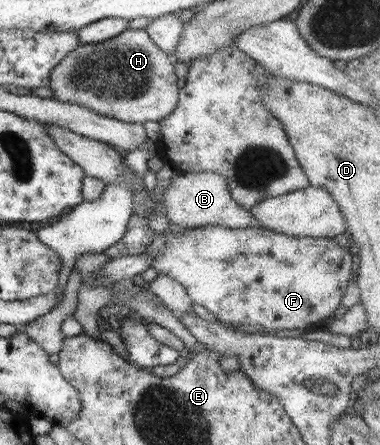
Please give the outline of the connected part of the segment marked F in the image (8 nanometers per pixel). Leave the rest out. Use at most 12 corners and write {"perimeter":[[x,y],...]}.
{"perimeter":[[260,226],[142,253],[217,322],[324,325],[354,251]]}

